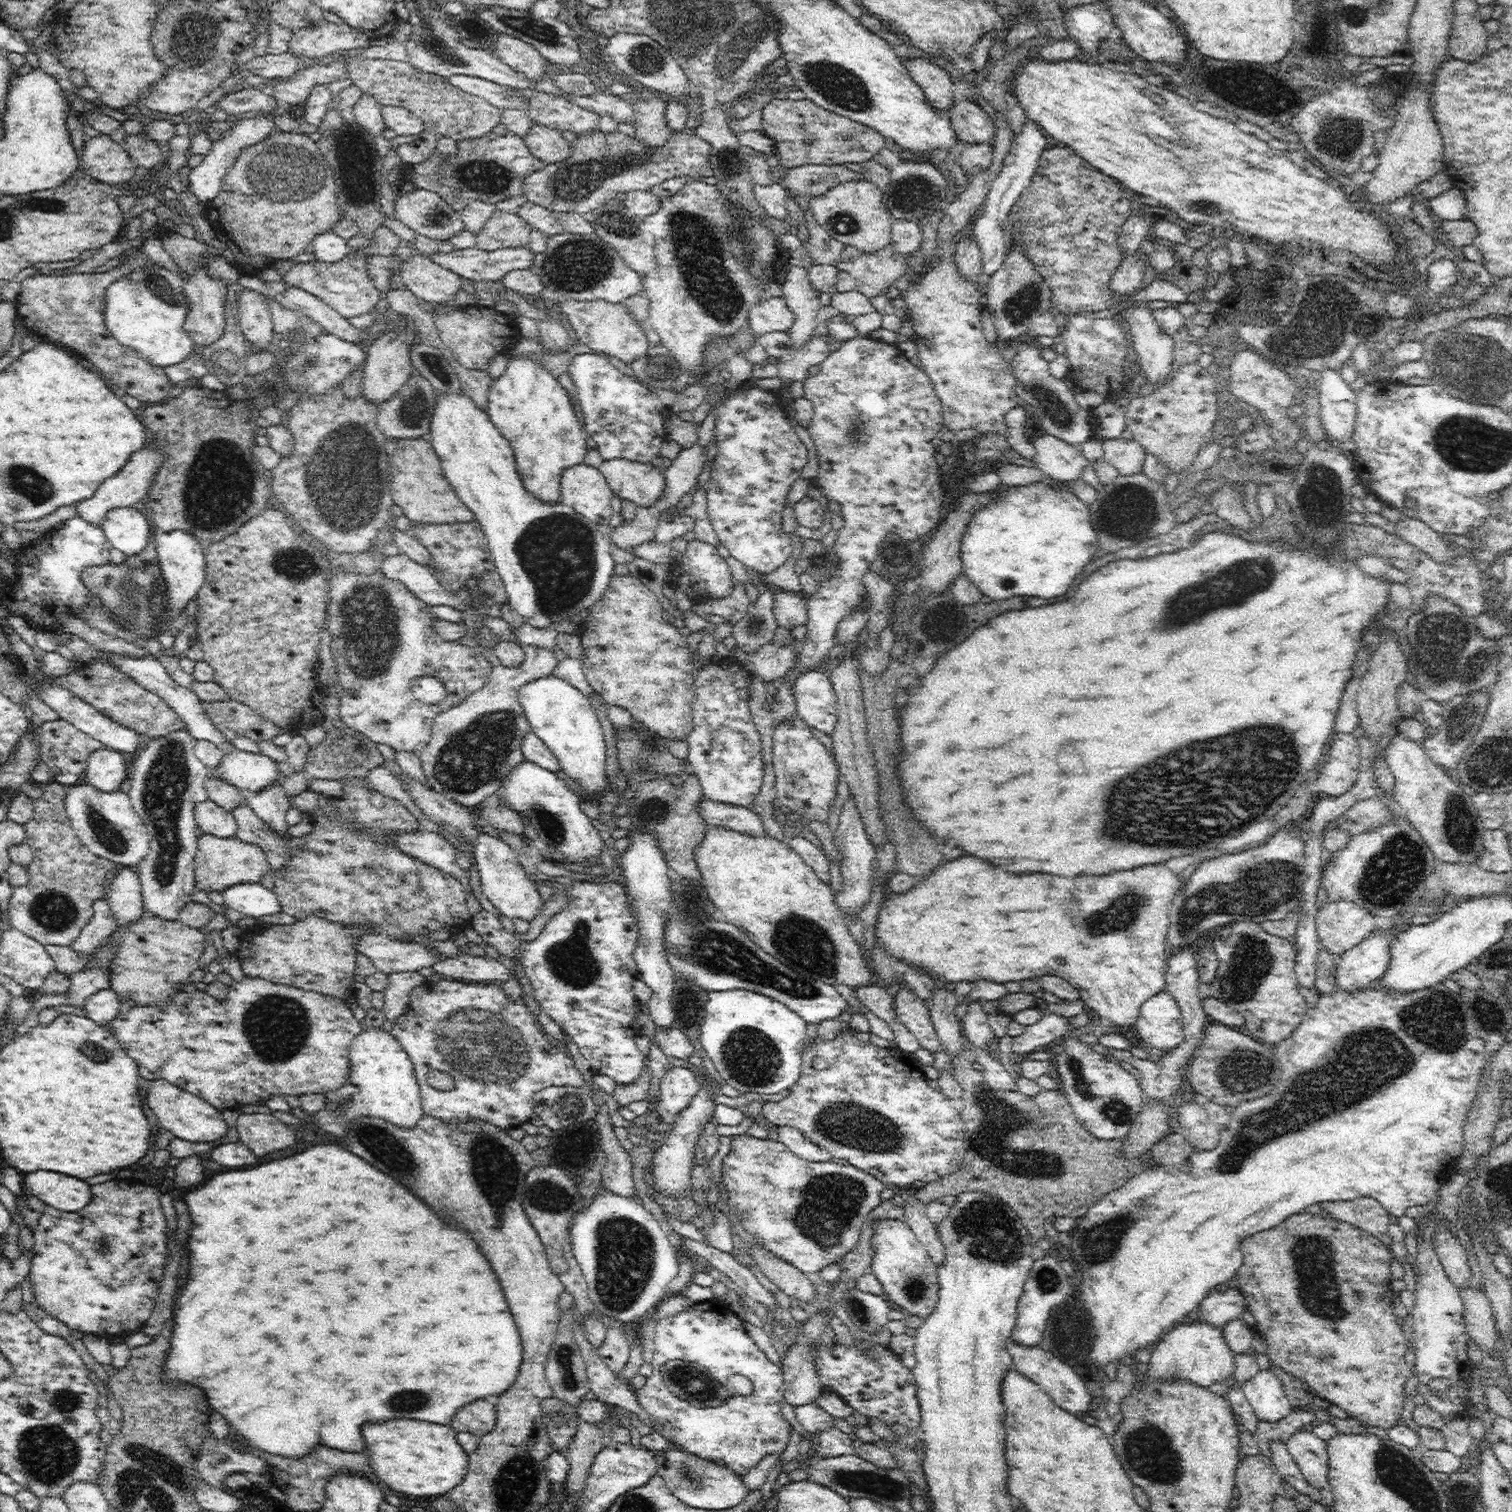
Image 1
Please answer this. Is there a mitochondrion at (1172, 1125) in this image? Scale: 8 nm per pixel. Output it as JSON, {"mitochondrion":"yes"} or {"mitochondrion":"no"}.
{"mitochondrion":"no"}

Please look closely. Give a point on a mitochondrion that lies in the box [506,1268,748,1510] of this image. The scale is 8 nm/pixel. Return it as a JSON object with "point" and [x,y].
{"point":[692,1383]}

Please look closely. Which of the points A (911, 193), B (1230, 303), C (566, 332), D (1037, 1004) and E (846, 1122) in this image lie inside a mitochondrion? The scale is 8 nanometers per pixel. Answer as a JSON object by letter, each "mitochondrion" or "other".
{"A":"mitochondrion","B":"other","C":"other","D":"other","E":"mitochondrion"}

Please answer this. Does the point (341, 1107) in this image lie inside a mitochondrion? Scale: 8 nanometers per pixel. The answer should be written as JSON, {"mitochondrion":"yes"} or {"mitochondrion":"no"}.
{"mitochondrion":"yes"}

